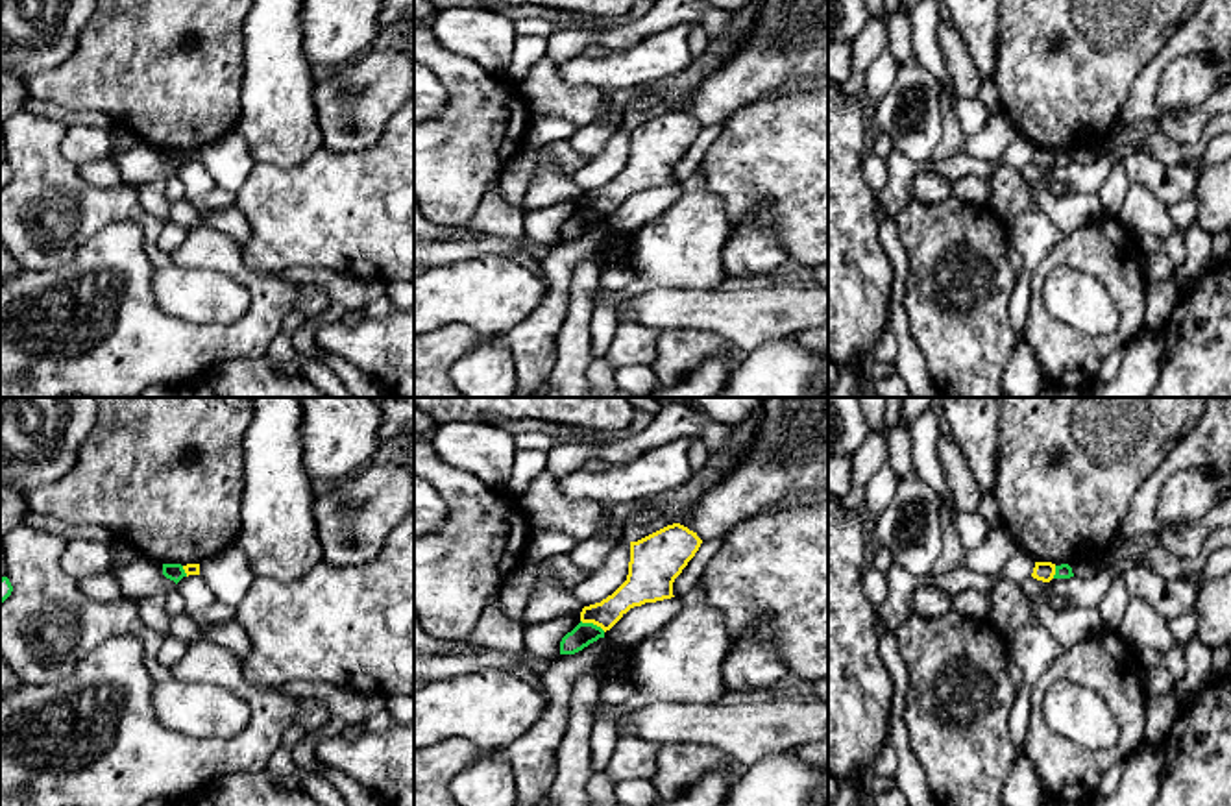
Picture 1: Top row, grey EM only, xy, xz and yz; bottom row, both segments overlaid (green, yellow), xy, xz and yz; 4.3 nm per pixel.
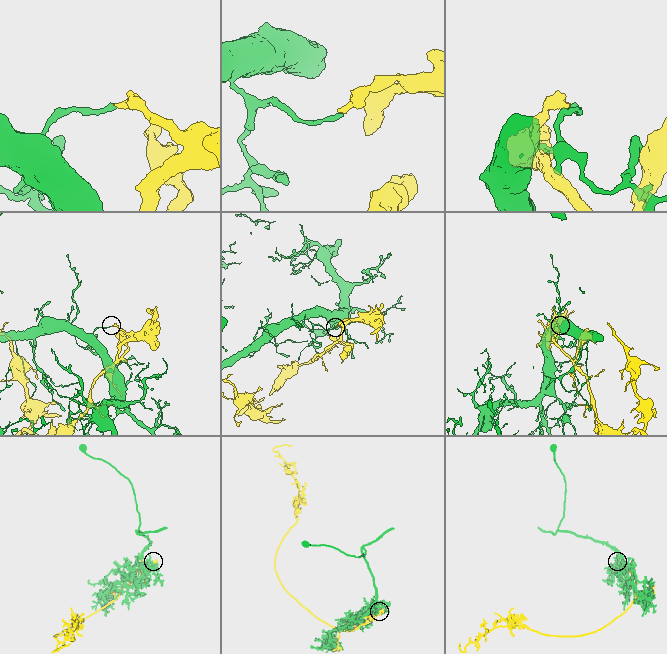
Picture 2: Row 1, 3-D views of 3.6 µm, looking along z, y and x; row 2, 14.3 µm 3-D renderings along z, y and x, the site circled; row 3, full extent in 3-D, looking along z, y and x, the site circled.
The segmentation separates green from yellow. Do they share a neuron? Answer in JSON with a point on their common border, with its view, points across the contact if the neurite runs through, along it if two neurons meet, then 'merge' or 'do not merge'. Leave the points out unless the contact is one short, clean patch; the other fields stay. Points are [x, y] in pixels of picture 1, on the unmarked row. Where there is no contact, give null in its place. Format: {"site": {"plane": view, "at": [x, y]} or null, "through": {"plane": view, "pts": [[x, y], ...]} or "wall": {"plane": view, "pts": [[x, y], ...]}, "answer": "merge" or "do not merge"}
{"site": {"plane": "xz", "at": [592, 209]}, "wall": {"plane": "xz", "pts": [[581, 206], [592, 207], [605, 217]]}, "answer": "do not merge"}

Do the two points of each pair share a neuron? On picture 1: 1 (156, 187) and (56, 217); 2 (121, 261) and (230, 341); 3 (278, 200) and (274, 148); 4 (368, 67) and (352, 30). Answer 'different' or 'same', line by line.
1: different
2: same
3: different
4: different

